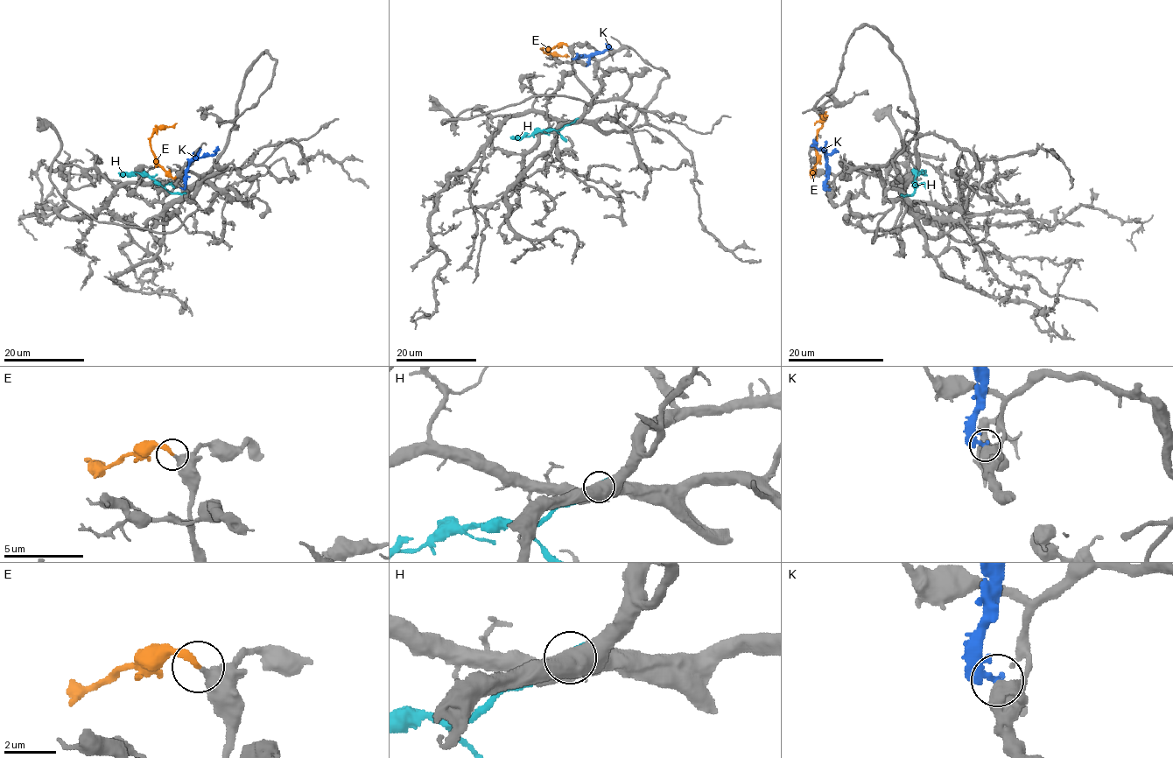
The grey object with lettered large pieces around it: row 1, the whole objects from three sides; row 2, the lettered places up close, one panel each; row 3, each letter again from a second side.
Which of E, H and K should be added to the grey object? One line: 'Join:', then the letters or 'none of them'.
Join: E

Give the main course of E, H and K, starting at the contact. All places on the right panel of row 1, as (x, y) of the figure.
E: (814, 176), (811, 177), (811, 170), (817, 160), (818, 129), (826, 112)
H: (903, 195), (913, 193), (914, 178), (921, 171), (924, 171)
K: (828, 190), (826, 187), (826, 155), (813, 139)

